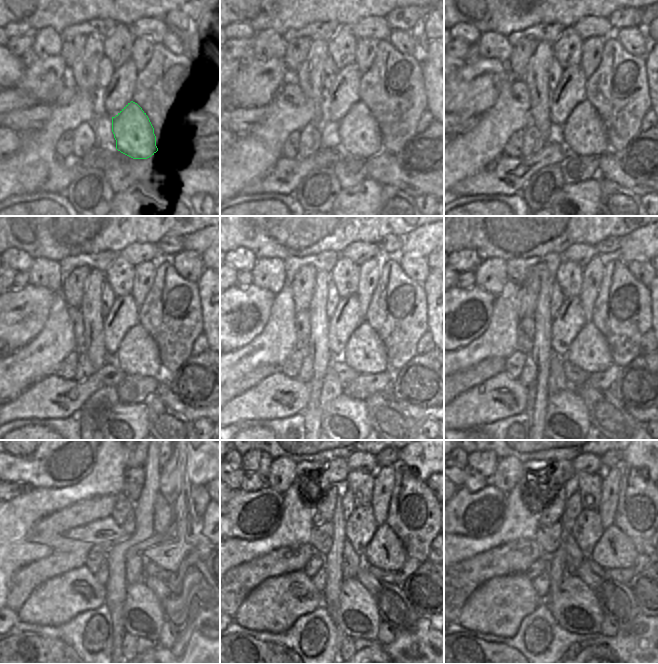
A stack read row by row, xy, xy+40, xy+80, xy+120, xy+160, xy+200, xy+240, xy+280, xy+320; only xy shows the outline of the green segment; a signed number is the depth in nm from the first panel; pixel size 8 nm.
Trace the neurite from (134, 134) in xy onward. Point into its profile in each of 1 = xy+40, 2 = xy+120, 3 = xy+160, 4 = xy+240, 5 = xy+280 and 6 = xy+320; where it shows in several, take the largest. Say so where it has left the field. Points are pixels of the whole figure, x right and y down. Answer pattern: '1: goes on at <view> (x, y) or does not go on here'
1: goes on at xy+40 (359, 133)
2: goes on at xy+120 (138, 354)
3: goes on at xy+160 (364, 352)
4: goes on at xy+240 (158, 556)
5: goes on at xy+280 (385, 551)
6: goes on at xy+320 (614, 550)

